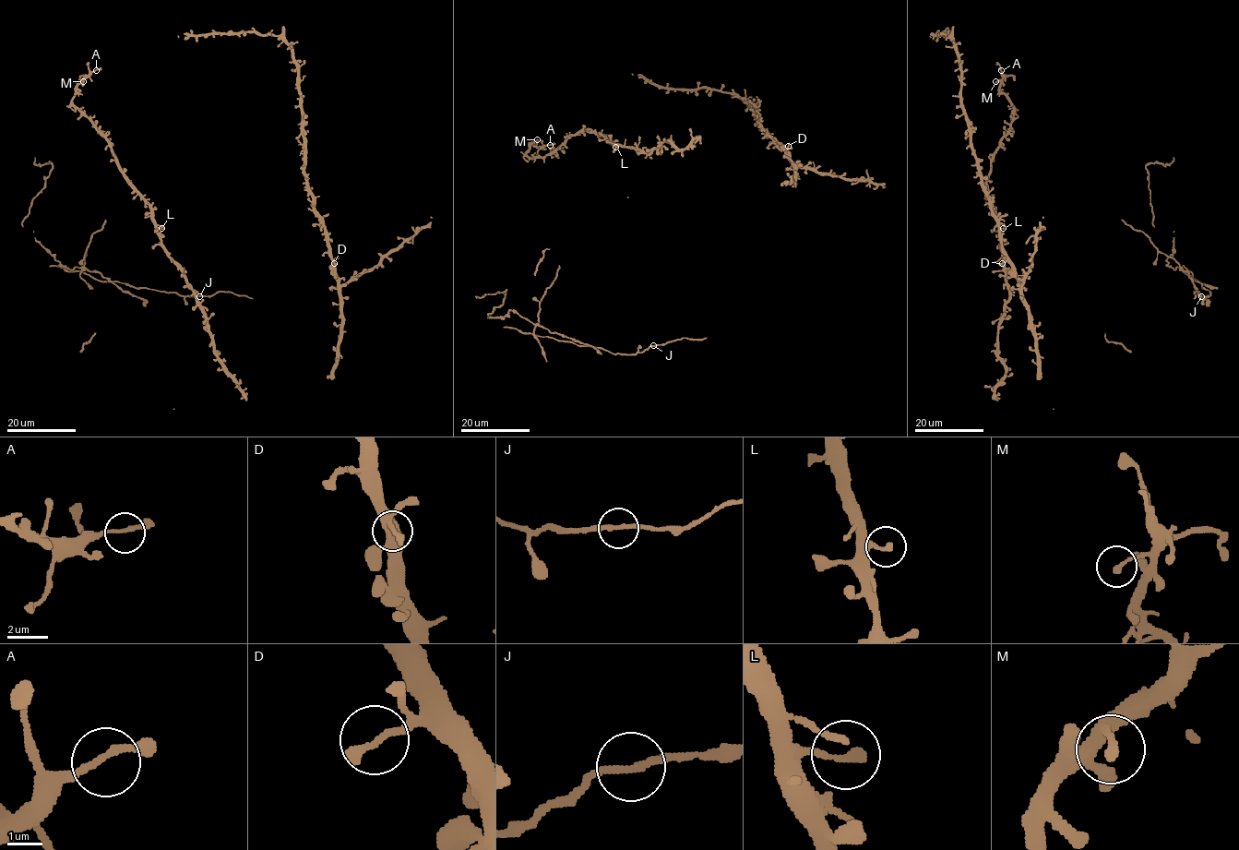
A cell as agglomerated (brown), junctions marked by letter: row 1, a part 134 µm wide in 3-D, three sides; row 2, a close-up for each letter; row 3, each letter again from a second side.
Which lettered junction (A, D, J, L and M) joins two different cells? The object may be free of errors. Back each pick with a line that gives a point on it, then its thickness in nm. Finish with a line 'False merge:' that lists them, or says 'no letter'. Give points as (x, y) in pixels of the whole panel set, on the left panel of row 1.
J: Place: (199, 296). Thickness 200 nm
False merge: J

